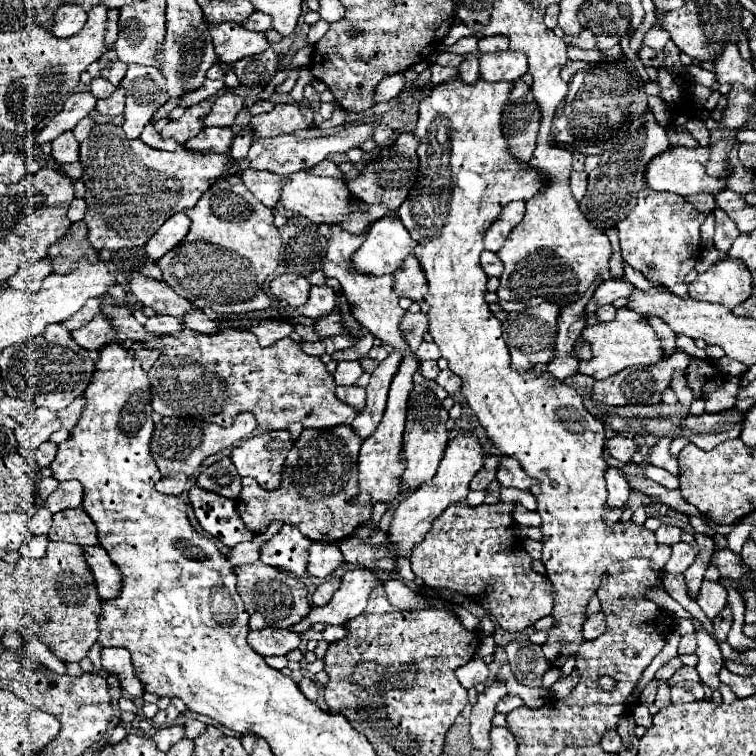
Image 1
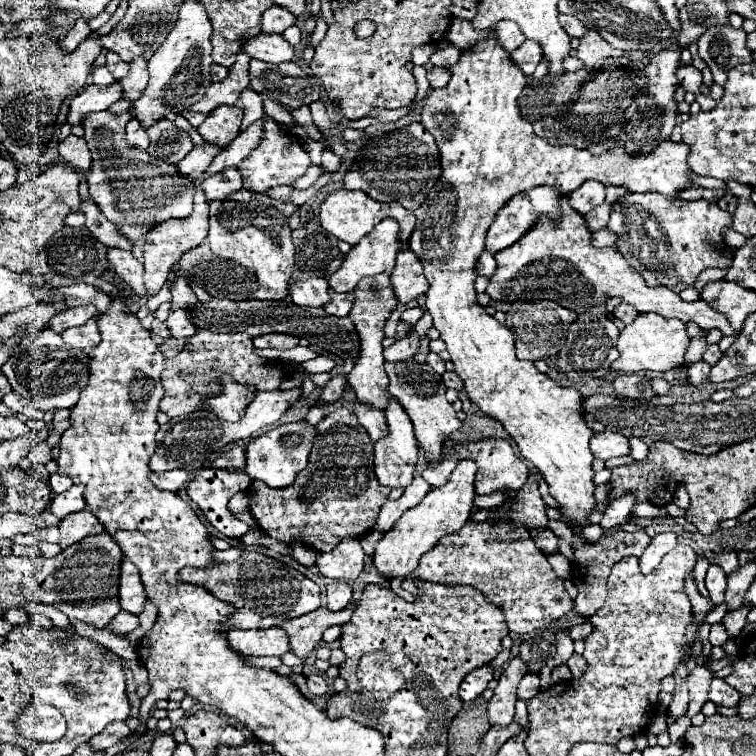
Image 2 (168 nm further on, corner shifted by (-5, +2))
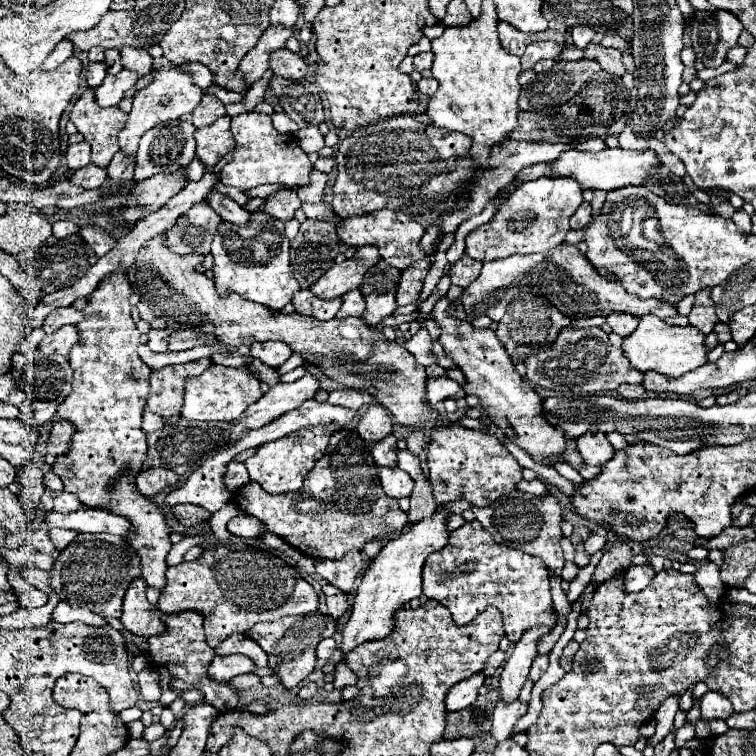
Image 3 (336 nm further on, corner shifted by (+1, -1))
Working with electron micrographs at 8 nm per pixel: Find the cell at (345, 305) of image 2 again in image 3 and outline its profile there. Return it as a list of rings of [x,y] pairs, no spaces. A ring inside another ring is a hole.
[[[352,290],[342,296],[342,306],[336,314],[336,318],[348,318],[348,316],[360,316],[364,312],[364,298],[360,290]]]

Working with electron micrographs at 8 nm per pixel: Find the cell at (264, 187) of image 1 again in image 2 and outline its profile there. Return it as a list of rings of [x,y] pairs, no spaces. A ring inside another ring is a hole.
[[[268,115],[262,121],[264,121],[264,125],[262,125],[264,133],[262,133],[258,147],[238,165],[238,171],[242,173],[242,187],[248,191],[254,191],[254,193],[262,193],[276,185],[290,185],[294,179],[302,177],[312,163],[296,135],[284,133],[278,127],[278,123],[274,119],[270,119]]]

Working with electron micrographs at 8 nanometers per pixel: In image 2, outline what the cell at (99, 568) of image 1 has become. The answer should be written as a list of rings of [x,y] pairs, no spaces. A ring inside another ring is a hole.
[[[128,559],[122,561],[122,579],[120,579],[120,605],[124,611],[140,615],[144,611],[146,591],[140,581],[138,567]]]

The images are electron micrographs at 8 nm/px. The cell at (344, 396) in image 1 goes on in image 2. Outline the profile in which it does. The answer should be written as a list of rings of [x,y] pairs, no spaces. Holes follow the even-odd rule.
[[[346,403],[346,407],[354,409],[354,413],[358,415],[360,423],[364,425],[364,429],[368,431],[372,441],[380,441],[384,437],[388,437],[388,423],[382,411],[374,409],[374,407],[364,407],[362,403]]]

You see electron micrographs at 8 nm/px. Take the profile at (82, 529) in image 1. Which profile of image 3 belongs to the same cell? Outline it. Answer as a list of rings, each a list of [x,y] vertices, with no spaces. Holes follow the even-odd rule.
[[[52,528],[50,530],[50,538],[56,546],[56,550],[64,550],[80,532],[78,530],[64,530],[64,528]]]

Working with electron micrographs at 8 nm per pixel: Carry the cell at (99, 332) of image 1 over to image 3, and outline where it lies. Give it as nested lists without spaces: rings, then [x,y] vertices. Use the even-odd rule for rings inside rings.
[[[64,326],[58,332],[44,336],[38,348],[46,354],[64,354],[64,356],[68,356],[76,342],[80,342],[76,326]]]

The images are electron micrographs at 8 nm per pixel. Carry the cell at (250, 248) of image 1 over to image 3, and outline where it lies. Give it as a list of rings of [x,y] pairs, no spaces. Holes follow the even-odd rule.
[[[252,210],[250,222],[246,226],[238,226],[232,222],[220,222],[214,240],[212,240],[212,256],[214,256],[214,282],[220,294],[236,292],[244,300],[258,302],[268,306],[270,310],[282,310],[284,304],[292,300],[292,294],[300,290],[292,270],[290,270],[290,252],[288,240],[284,236],[284,222],[264,214],[264,210]]]

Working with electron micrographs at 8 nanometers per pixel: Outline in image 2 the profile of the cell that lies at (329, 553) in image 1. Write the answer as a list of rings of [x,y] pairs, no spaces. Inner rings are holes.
[[[342,539],[334,551],[316,555],[316,567],[330,579],[356,579],[364,569],[364,559],[358,539]]]

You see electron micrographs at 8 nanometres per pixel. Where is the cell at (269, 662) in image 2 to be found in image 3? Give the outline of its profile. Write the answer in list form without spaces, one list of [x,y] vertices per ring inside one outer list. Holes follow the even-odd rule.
[[[240,654],[234,656],[216,656],[210,664],[208,676],[212,680],[232,680],[238,674],[248,674],[254,672],[256,664],[250,658],[244,658]]]

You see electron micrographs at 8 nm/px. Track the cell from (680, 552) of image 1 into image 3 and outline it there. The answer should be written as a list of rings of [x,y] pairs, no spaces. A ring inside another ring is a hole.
[[[686,722],[678,732],[676,732],[676,746],[682,748],[686,740],[694,738],[694,724],[692,722]]]

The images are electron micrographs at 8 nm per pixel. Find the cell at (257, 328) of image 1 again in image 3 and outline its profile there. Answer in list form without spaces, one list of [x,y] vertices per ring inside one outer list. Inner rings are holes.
[[[254,342],[250,354],[272,368],[278,368],[290,358],[292,348],[286,342]]]

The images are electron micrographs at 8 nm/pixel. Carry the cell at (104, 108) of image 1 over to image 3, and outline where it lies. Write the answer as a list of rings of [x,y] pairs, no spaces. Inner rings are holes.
[[[122,48],[122,66],[126,70],[138,72],[140,76],[146,76],[152,72],[152,58],[146,50],[138,50],[138,48]]]

